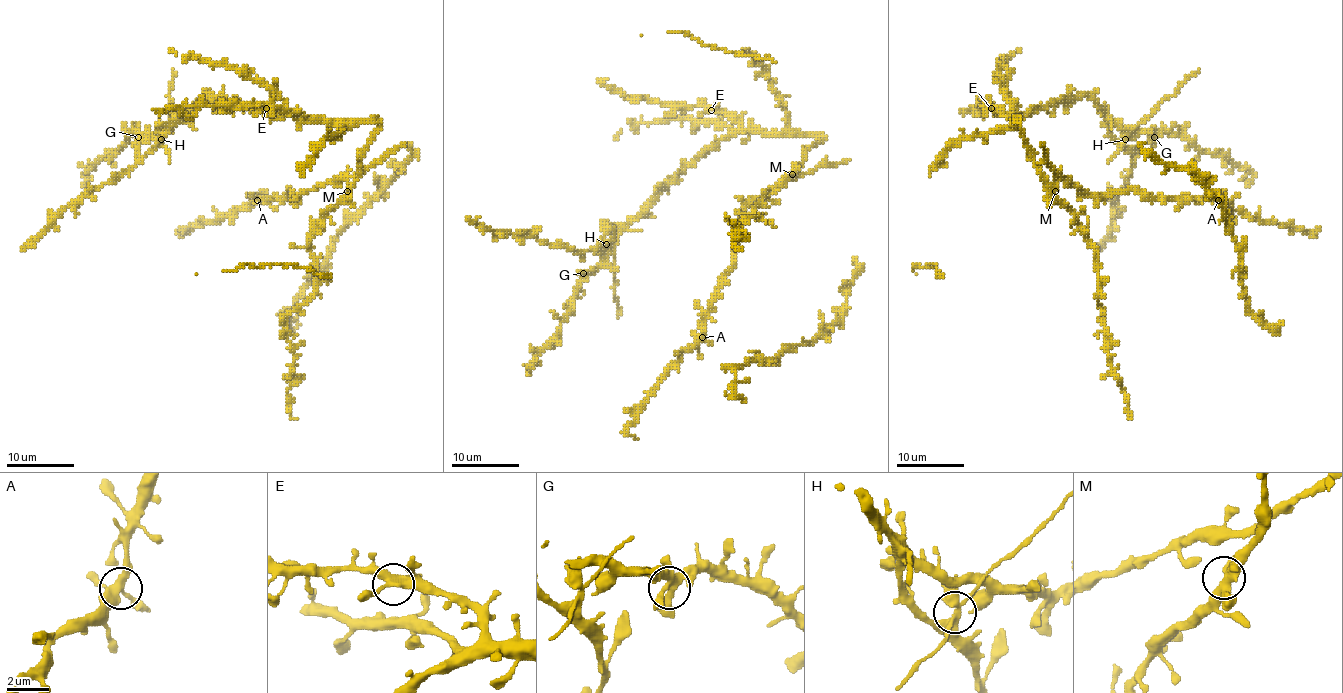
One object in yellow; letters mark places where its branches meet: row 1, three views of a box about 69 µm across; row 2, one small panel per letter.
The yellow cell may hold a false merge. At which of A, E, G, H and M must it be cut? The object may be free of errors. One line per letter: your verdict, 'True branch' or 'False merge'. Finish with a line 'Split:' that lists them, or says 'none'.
A: True branch
E: True branch
G: True branch
H: True branch
M: True branch
Split: none

